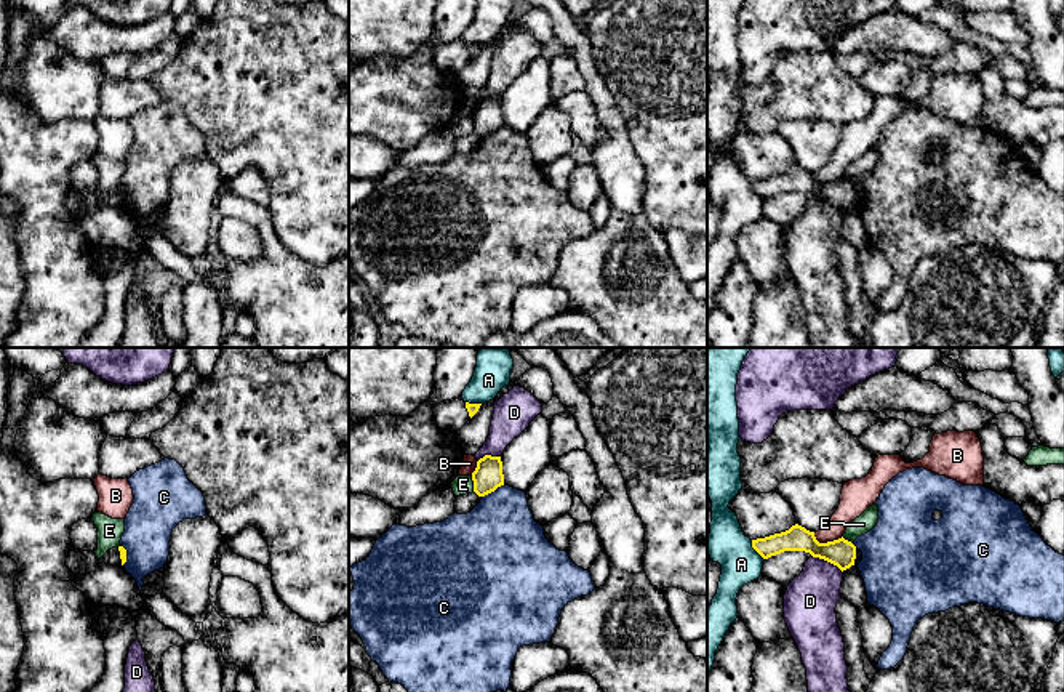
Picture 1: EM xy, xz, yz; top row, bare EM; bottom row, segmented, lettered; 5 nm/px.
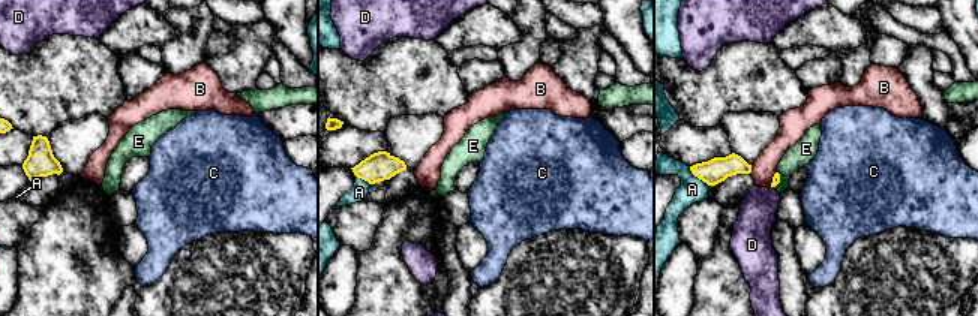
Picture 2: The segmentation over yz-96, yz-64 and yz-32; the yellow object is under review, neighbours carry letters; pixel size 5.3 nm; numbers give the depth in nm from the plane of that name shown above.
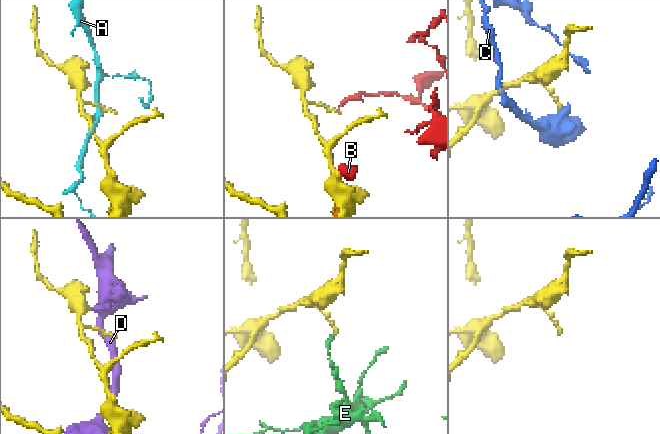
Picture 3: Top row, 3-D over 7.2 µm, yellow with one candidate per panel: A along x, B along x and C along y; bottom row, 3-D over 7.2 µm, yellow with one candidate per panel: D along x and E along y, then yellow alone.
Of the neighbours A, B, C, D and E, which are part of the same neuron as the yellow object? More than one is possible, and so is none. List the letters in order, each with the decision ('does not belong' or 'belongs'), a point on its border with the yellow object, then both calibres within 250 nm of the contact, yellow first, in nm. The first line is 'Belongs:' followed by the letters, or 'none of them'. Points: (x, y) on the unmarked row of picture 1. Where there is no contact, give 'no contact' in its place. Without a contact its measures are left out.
Belongs: none of them
A: does not belong | yz (756, 191) | 130/200 nm
B: does not belong | yz (828, 183) | 140/150 nm
C: does not belong | xz (492, 132) | 150/400 nm
D: does not belong | yz (828, 202) | 140/260 nm
E: does not belong | xz (474, 125) | 150/100 nm

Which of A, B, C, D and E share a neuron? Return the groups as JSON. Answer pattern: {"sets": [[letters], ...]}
{"sets": [["A"], ["B"], ["C"], ["D"], ["E"]]}

